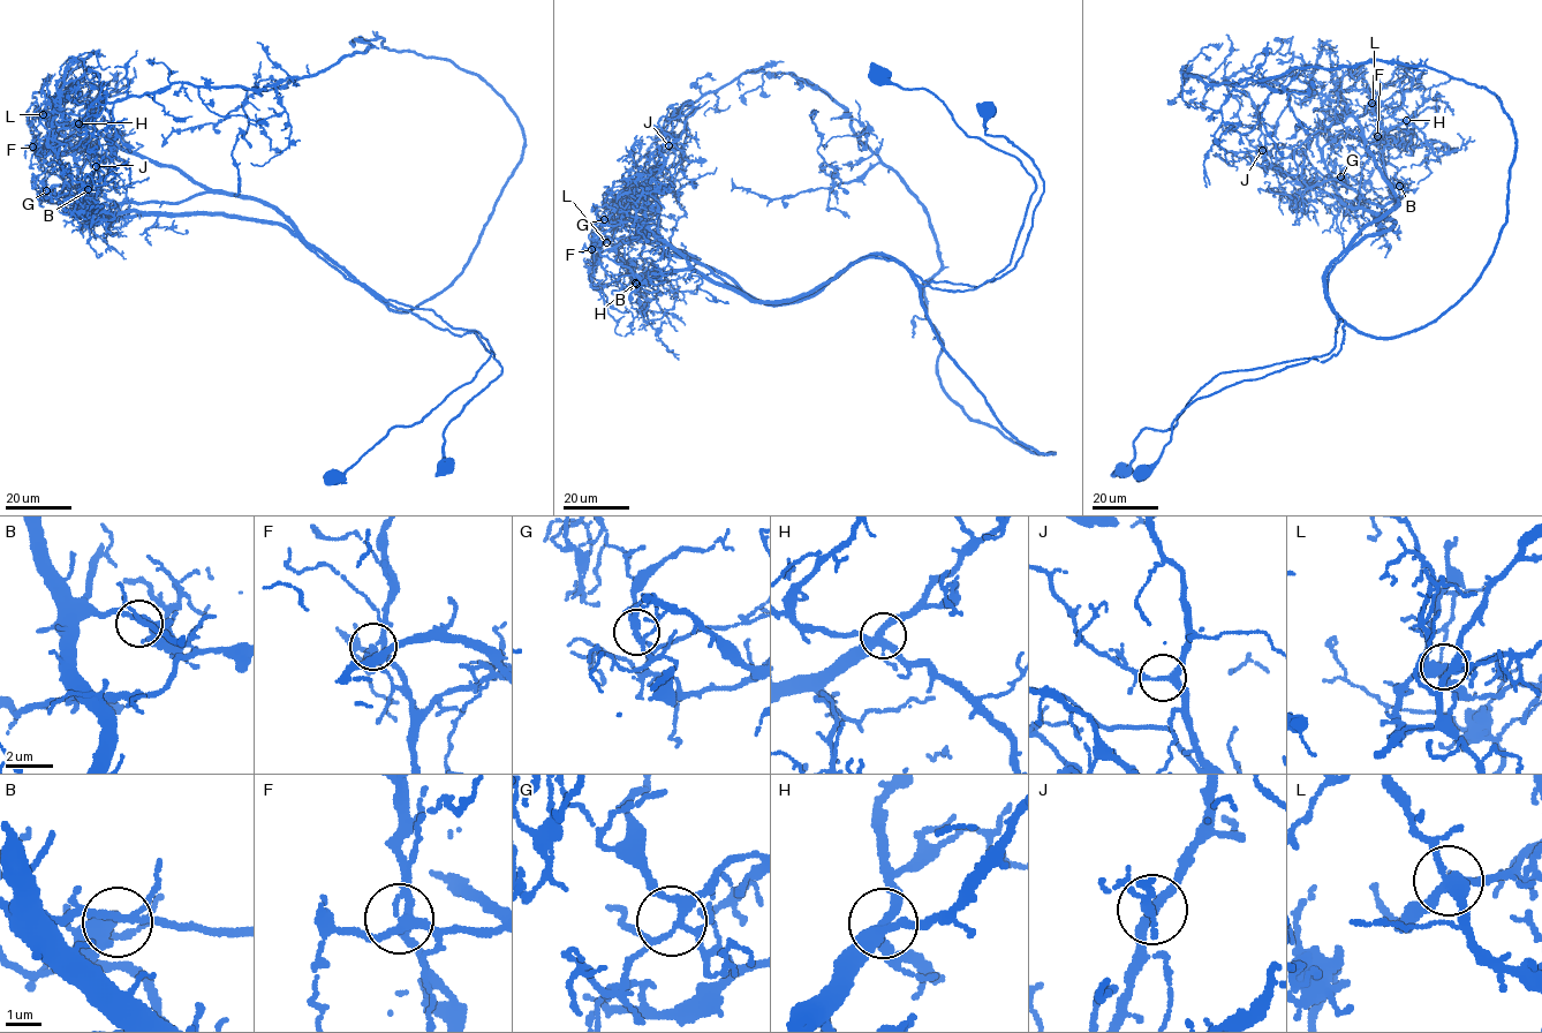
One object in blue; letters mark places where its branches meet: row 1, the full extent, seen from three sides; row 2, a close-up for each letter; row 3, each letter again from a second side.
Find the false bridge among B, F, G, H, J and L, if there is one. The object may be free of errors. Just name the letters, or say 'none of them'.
F

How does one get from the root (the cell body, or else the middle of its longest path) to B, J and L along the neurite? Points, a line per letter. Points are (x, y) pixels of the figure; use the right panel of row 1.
B: (1123, 470), (1143, 429), (1170, 430), (1219, 374), (1337, 354), (1329, 273), (1396, 221), (1375, 215), (1399, 186)
J: (1123, 470), (1143, 429), (1170, 430), (1219, 374), (1340, 349), (1329, 273), (1396, 221), (1297, 182), (1262, 150)
L: (1123, 470), (1143, 429), (1170, 430), (1219, 374), (1339, 352), (1328, 268), (1399, 202), (1358, 122), (1372, 103)

